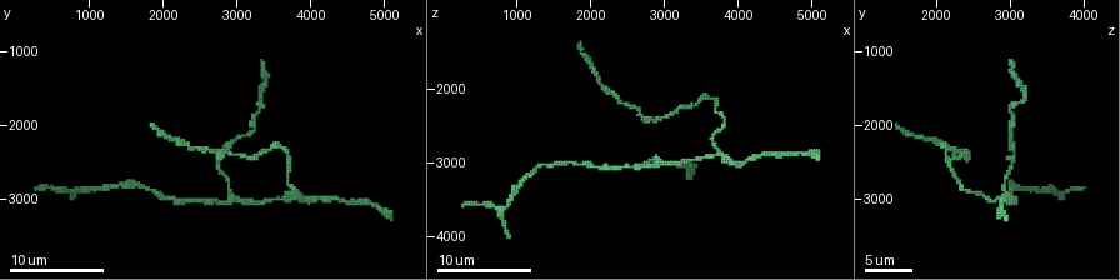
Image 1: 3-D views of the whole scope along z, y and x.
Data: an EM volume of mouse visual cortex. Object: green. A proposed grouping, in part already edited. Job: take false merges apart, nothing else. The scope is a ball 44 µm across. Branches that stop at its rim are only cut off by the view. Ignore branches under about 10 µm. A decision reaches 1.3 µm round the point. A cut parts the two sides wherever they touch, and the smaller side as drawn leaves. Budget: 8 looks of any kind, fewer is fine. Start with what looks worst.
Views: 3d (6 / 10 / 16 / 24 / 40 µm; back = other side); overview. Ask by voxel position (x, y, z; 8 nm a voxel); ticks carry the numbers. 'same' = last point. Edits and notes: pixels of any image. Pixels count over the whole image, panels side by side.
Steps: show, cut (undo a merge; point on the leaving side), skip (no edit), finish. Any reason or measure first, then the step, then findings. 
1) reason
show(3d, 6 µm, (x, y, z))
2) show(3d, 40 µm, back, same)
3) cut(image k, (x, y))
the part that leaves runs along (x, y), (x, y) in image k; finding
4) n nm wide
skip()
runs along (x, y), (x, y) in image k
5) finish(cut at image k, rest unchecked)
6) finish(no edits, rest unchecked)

two arms in line, one across
show(3d, 10 µm, (2900, 3000, 3000))

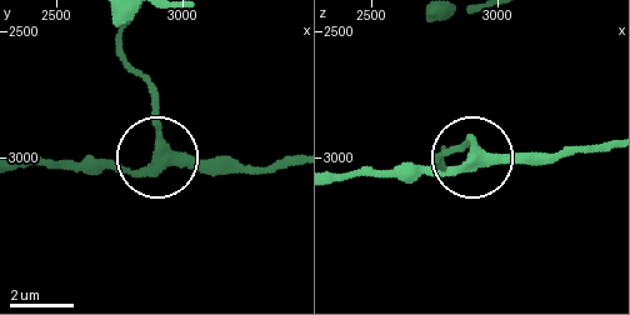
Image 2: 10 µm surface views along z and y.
show(3d, 10 µm, back, (2910, 3020, 3010))

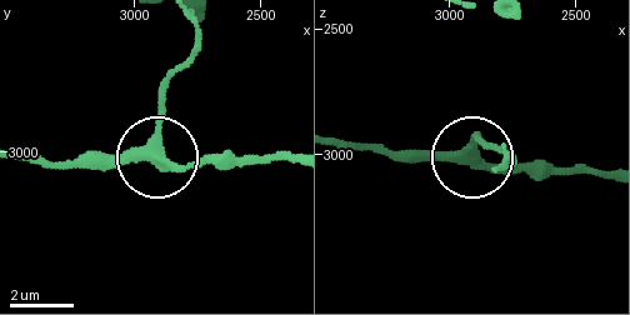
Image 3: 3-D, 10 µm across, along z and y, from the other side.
side arm 20 µm; 3 arms
skip()
one neuron here

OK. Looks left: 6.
a fork
show(3d, 16 µm, (3700, 2950, 2900))

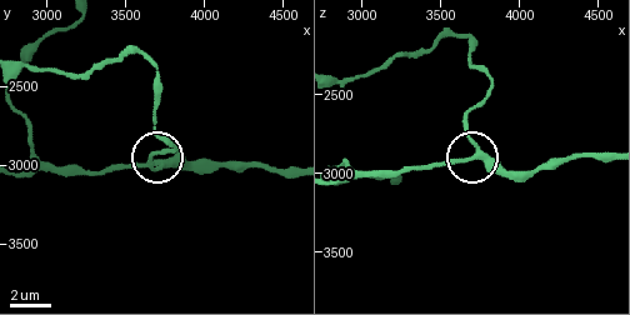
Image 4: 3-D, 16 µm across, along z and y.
show(3d, 6 µm, (3720, 3000, 2880))

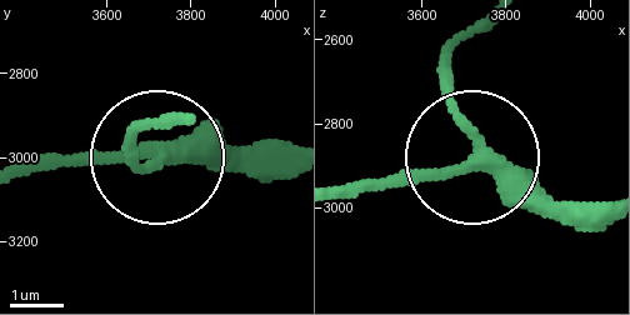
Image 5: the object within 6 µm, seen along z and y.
side arm 32 µm
skip()
runs along (469, 158), (339, 189) in image 5; continuous, no second neuron

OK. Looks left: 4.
calibre changes
show(3d, 10 µm, (3250, 2100, 3000))

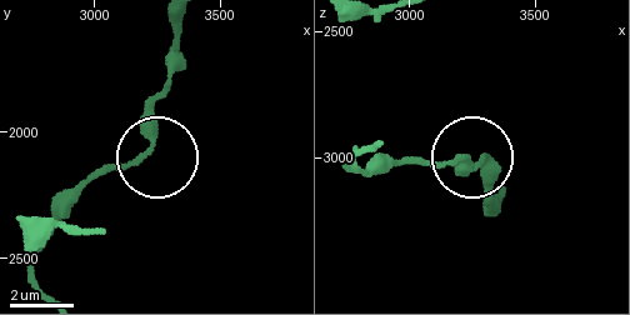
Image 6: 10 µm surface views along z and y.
show(3d, 10 µm, back, (3200, 2080, 3020))

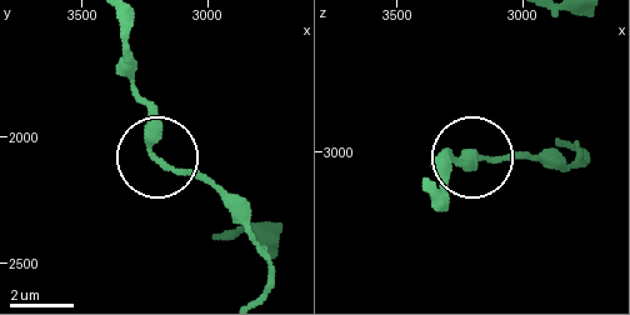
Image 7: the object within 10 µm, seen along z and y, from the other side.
240 nm wide
skip()
continuous, no second neuron

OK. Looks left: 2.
thick turns thin
show(3d, 10 µm, (2900, 2350, 2400))

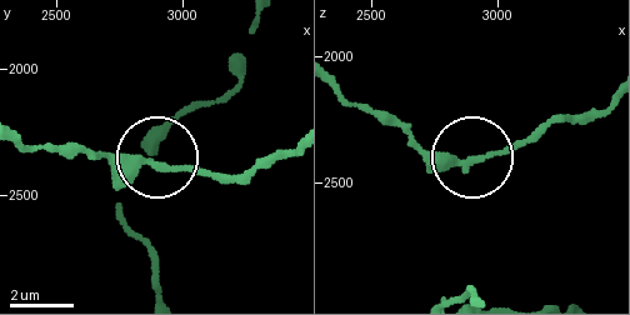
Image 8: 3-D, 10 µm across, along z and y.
skip()
runs along (606, 106), (550, 120), (501, 149), (454, 163), (384, 123) in image 8; continuous, no second neuron

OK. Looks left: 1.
finish(no edits, rest unchecked)

